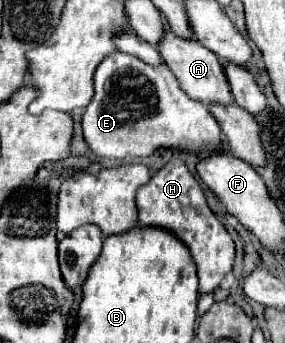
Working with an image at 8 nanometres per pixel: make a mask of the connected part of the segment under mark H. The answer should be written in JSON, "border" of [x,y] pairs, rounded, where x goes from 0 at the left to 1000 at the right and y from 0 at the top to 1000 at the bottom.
{"border":[[[639,464],[589,469],[505,545],[484,551],[477,598],[491,656],[582,662],[660,714],[695,778],[702,848],[751,848],[786,813],[786,802],[814,784],[828,720],[779,644],[730,603],[723,563],[681,522],[681,510],[660,499],[653,475]]]}

